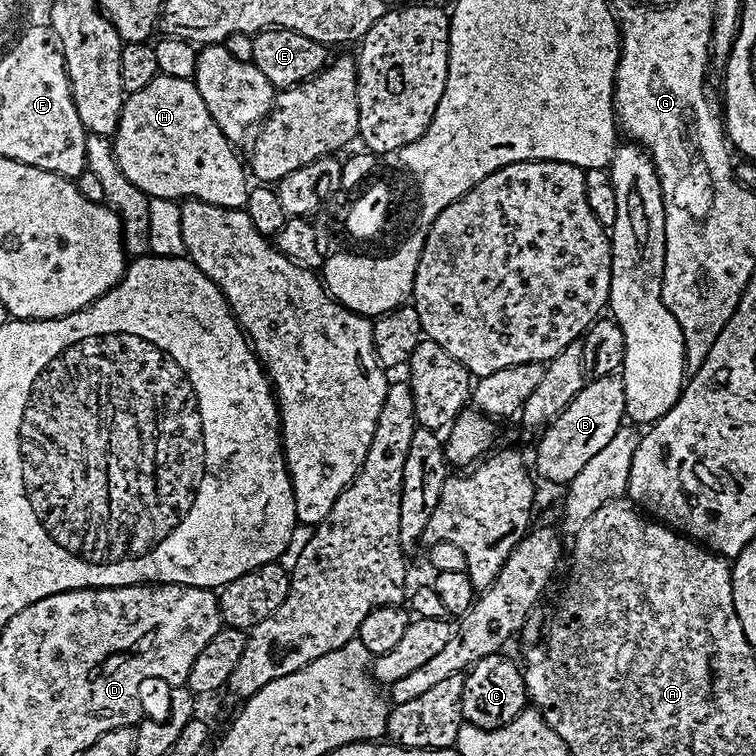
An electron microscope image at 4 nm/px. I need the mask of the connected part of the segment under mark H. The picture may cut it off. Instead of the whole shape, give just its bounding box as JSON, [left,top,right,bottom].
[111,75,250,208]

